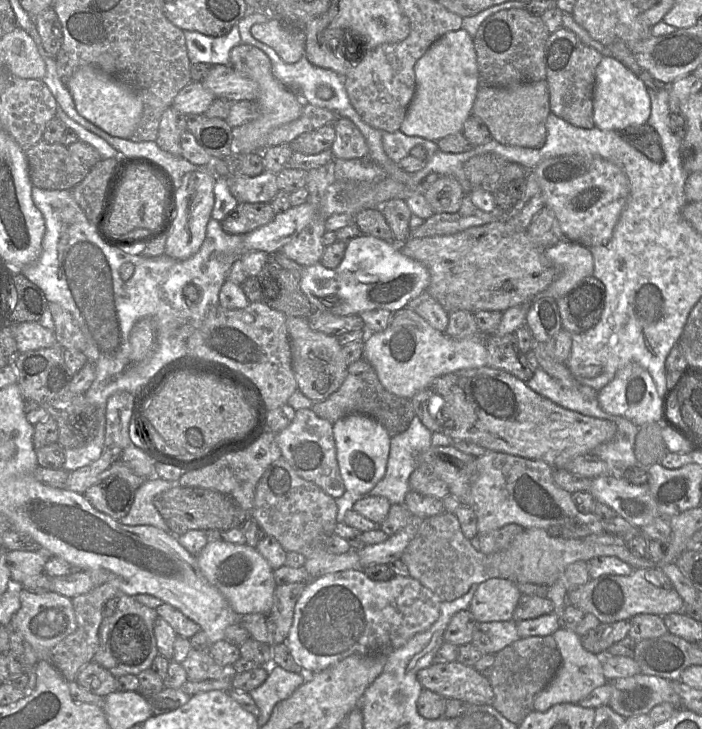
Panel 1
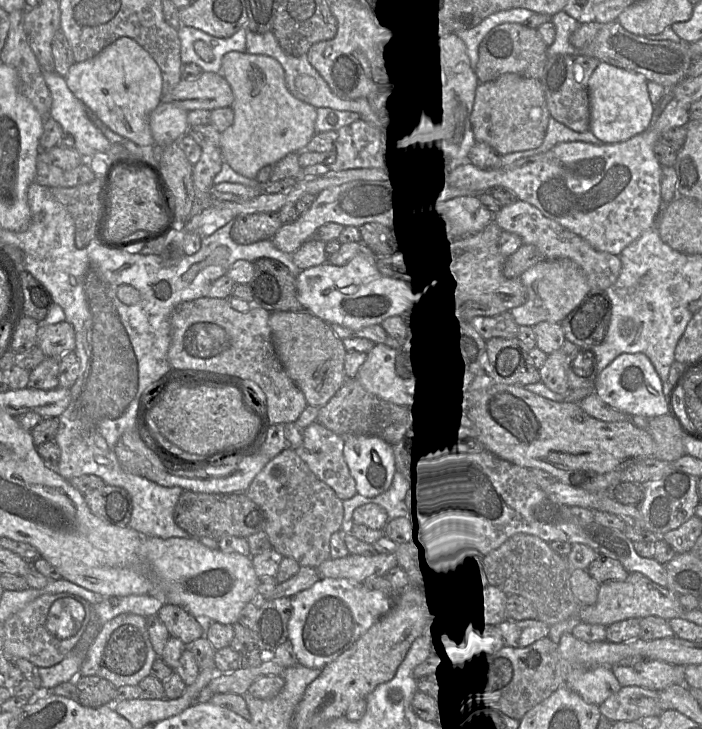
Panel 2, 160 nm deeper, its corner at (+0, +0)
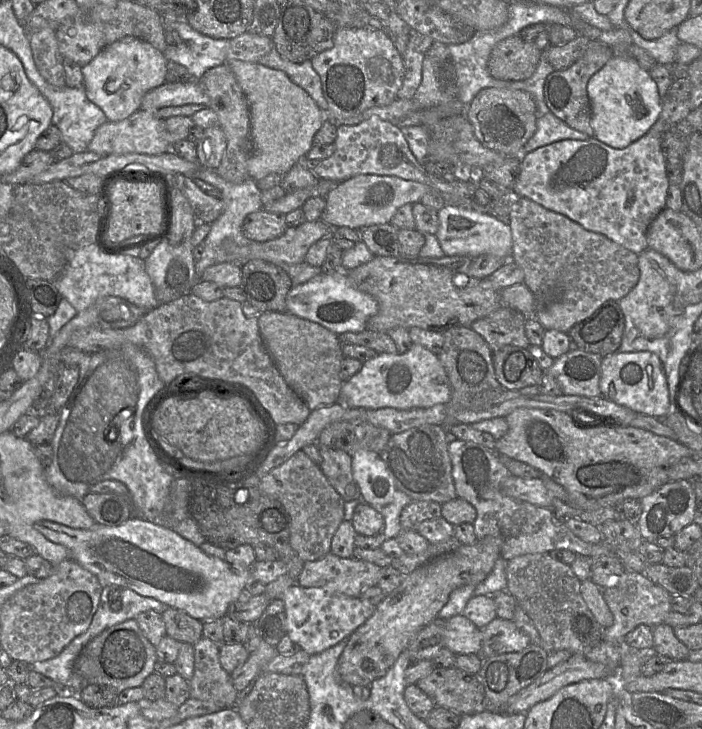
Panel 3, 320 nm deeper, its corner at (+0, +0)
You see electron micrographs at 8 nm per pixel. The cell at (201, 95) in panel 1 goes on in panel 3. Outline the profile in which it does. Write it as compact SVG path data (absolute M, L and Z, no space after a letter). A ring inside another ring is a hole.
M141 109L121 121L112 122L107 120L96 129L87 151L101 155L120 155L127 153L158 155L165 153L172 146L168 141L168 132L164 121L165 119L157 118Z

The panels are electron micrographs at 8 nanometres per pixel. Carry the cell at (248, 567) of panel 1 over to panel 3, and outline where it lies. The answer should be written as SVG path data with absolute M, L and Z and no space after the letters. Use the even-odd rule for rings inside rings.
M137 516L119 526L95 523L90 529L76 529L41 520L34 527L66 547L70 558L94 574L102 586L131 589L201 621L224 617L251 578L250 567L208 555L175 531Z

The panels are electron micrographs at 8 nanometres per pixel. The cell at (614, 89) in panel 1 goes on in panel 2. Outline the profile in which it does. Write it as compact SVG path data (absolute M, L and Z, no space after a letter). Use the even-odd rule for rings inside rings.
M600 61L588 82L590 129L603 143L613 144L631 139L650 126L654 112L645 76Z

